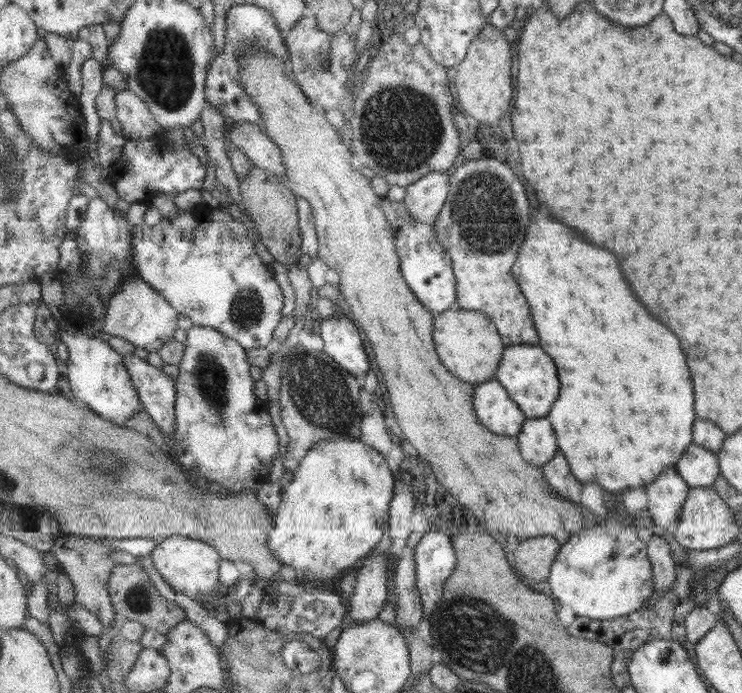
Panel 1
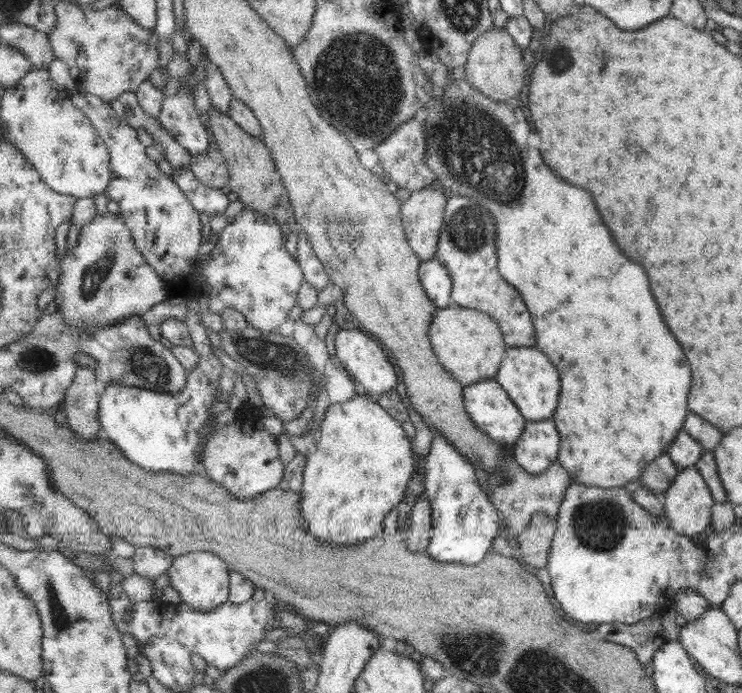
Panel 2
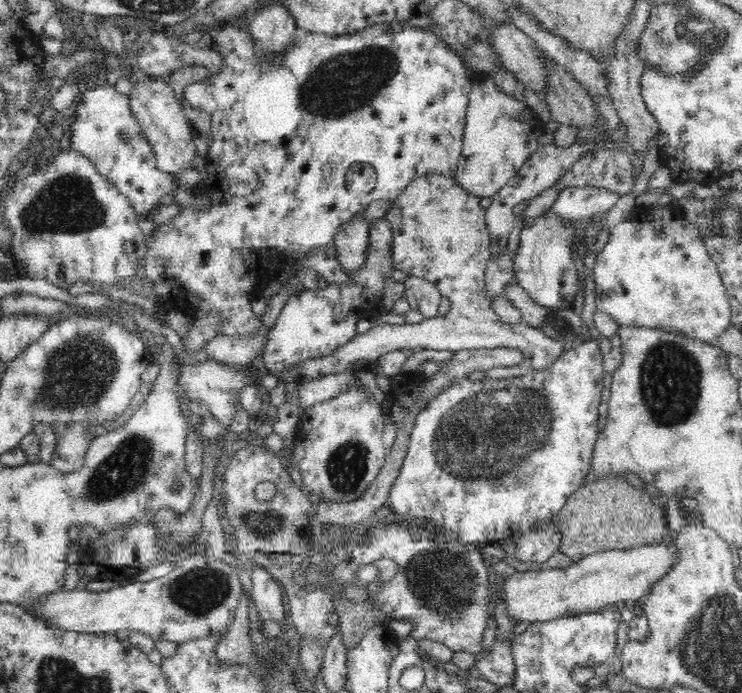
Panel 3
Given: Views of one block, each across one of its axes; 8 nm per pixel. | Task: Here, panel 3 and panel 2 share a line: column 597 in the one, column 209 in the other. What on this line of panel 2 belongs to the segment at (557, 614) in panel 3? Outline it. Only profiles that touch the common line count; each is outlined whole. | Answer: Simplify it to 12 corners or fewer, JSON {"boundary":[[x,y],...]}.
{"boundary":[[213,552],[169,568],[181,602],[213,612],[229,601],[231,571]]}

